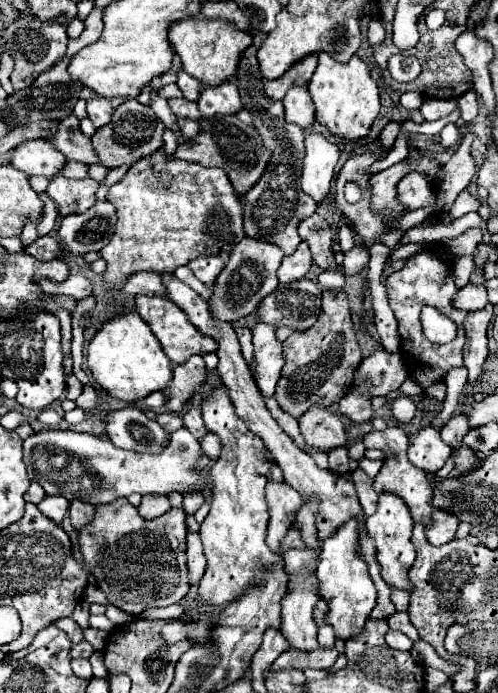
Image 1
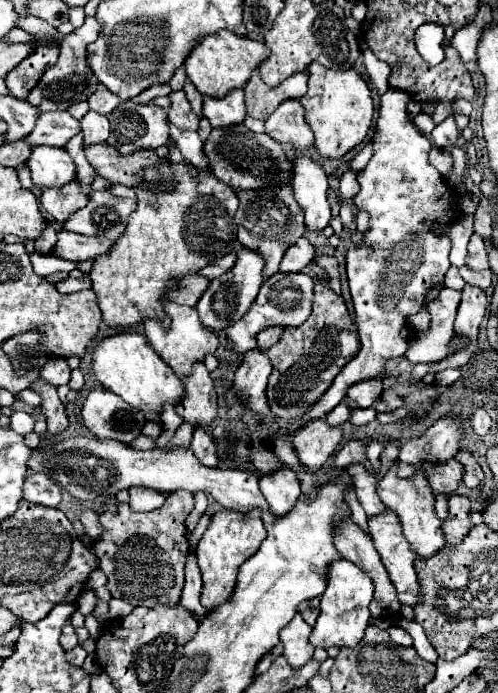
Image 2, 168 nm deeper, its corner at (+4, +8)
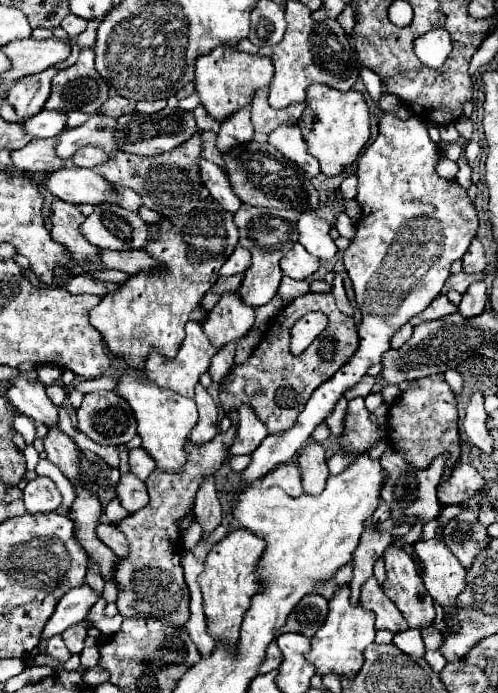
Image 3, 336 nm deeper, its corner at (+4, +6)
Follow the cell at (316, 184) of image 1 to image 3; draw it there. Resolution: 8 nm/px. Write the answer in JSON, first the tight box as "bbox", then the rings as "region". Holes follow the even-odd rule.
{"bbox":[298,211,338,261],"region":[[[308,211],[300,215],[298,233],[300,233],[300,243],[316,259],[330,261],[336,257],[338,247],[334,245],[334,239],[328,235],[330,223],[324,217],[320,217],[318,211]]]}

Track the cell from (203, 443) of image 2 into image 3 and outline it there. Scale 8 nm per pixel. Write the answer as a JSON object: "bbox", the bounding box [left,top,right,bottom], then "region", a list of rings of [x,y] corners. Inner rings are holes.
{"bbox":[194,477,222,539],"region":[[[214,477],[204,479],[202,487],[196,493],[196,503],[194,503],[194,517],[202,525],[202,539],[206,539],[222,521],[220,513],[220,501],[214,489]]]}

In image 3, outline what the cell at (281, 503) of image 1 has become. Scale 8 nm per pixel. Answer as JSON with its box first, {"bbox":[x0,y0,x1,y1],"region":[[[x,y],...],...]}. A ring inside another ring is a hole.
{"bbox":[260,463,302,497],"region":[[[294,463],[278,465],[274,471],[270,471],[268,475],[262,477],[260,485],[262,485],[262,487],[280,487],[280,489],[284,489],[288,495],[292,495],[292,497],[302,495],[300,469],[298,469]]]}

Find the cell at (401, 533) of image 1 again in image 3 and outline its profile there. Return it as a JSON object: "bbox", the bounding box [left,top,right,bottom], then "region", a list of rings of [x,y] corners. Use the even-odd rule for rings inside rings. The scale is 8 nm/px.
{"bbox":[384,547,436,629],"region":[[[388,547],[384,561],[388,575],[384,581],[384,593],[396,603],[408,625],[414,629],[432,625],[436,617],[434,601],[428,595],[412,557],[406,551]]]}

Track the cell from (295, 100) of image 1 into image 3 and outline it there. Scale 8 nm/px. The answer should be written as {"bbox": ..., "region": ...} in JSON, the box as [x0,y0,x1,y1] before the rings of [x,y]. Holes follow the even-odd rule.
{"bbox":[268,125,320,177],"region":[[[284,125],[278,127],[270,137],[268,143],[280,151],[286,159],[296,163],[302,171],[306,171],[310,177],[316,177],[320,173],[318,161],[306,151],[306,141],[296,125]]]}

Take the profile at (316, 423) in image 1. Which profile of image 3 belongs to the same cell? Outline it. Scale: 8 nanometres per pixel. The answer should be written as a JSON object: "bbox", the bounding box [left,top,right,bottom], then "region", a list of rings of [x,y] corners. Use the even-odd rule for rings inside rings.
{"bbox":[298,441,328,495],"region":[[[308,441],[304,451],[298,455],[298,465],[302,471],[302,489],[308,495],[318,495],[328,479],[328,467],[326,467],[326,451],[320,443]]]}

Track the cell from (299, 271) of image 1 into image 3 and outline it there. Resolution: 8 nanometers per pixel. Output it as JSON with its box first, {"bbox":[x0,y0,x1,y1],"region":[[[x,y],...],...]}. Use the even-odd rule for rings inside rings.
{"bbox":[280,243,320,279],"region":[[[296,243],[284,257],[280,263],[280,269],[286,277],[292,279],[308,279],[312,273],[316,273],[320,267],[320,261],[314,259],[312,255],[308,255],[308,251]]]}

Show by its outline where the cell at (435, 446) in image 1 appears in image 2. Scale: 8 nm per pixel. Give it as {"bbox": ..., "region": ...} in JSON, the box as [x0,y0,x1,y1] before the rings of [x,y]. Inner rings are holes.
{"bbox":[422,459,462,493],"region":[[[452,459],[452,461],[444,461],[444,463],[432,463],[430,465],[422,465],[424,473],[430,481],[430,487],[434,493],[452,493],[456,491],[460,479],[462,479],[462,465]]]}

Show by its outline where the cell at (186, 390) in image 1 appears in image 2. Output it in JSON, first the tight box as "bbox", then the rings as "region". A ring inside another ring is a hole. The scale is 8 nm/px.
{"bbox":[176,361,216,427],"region":[[[196,361],[182,383],[184,397],[176,405],[176,413],[194,427],[208,427],[216,419],[216,391],[206,365]]]}

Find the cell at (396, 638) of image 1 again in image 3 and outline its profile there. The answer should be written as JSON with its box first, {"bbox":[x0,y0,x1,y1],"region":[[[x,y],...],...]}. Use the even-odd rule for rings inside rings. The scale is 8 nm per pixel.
{"bbox":[392,629,426,657],"region":[[[406,629],[402,633],[396,633],[392,643],[410,657],[424,657],[424,653],[426,653],[422,633],[416,631],[416,629]]]}

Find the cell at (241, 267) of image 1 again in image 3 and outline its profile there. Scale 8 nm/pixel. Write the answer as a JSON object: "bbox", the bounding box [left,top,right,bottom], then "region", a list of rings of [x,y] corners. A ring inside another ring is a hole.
{"bbox":[202,293,254,349],"region":[[[236,293],[222,295],[220,303],[208,313],[202,323],[204,333],[210,343],[220,349],[226,343],[242,339],[254,325],[254,307],[248,307],[240,301]]]}

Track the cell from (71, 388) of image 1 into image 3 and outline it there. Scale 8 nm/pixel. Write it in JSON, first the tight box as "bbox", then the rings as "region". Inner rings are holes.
{"bbox":[38,365,62,387],"region":[[[40,365],[38,367],[38,381],[46,387],[54,385],[60,379],[60,375],[62,375],[62,371],[56,365]]]}

